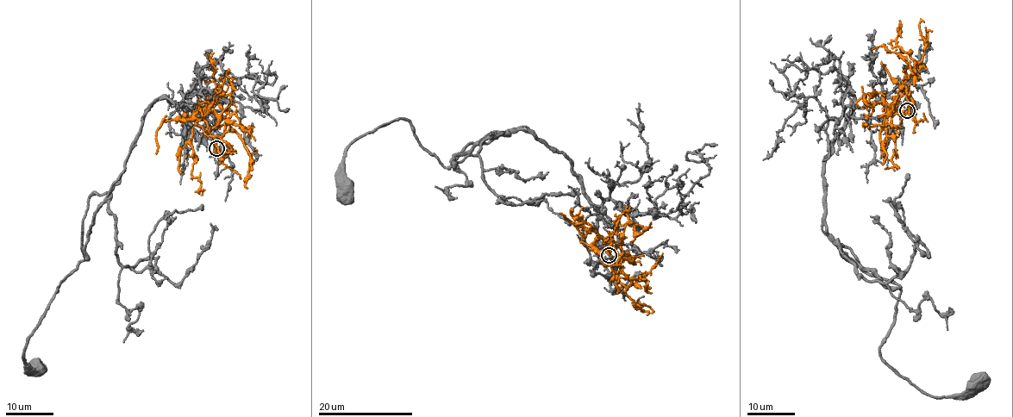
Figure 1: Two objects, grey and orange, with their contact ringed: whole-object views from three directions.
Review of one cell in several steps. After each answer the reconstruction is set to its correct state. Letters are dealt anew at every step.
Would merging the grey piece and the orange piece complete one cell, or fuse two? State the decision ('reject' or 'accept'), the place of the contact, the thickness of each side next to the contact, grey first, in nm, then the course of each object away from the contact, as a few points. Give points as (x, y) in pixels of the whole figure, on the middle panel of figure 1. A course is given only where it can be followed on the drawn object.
reject; place (609, 255); calibres 240 and 180 nm; course grey (609, 254), (618, 264), (571, 163), (526, 130), (489, 137), (447, 167), (399, 119), (349, 145), (347, 193); course orange (609, 255), (614, 241), (600, 238), (594, 241), (602, 260), (617, 279), (628, 285), (647, 274), (662, 253)

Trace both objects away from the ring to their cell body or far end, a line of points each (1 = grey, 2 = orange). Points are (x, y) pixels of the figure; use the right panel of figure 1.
1: (907, 109), (896, 86), (853, 108), (826, 159), (825, 227), (900, 289), (882, 359), (930, 395), (979, 382)
2: (907, 110), (896, 112), (884, 107), (897, 102), (915, 62), (911, 67), (884, 46), (872, 49)

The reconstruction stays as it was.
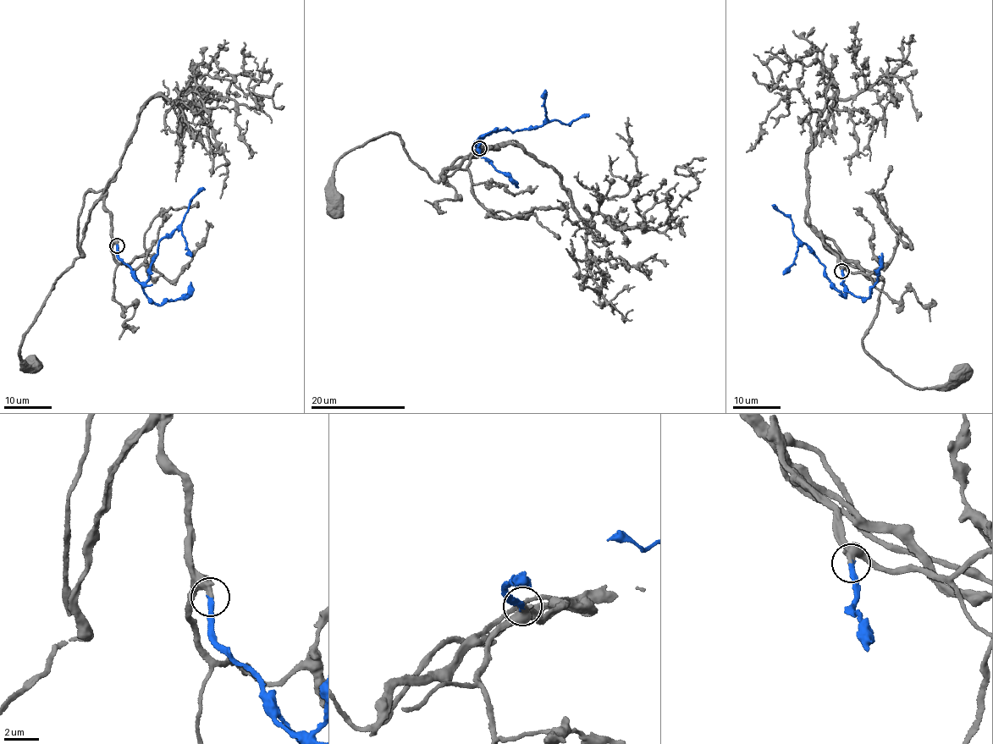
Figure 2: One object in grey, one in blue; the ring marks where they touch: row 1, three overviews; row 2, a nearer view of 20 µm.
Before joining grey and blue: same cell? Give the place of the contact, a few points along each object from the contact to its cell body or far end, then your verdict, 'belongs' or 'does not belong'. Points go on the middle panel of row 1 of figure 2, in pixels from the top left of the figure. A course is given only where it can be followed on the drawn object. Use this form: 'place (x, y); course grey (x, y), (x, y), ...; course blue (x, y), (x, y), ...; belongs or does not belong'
place (479, 148); course grey (480, 147), (492, 147), (436, 181), (388, 133), (339, 158), (336, 207); course blue (480, 147), (474, 143), (488, 135), (504, 129), (513, 133), (555, 119), (566, 124), (588, 114); belongs

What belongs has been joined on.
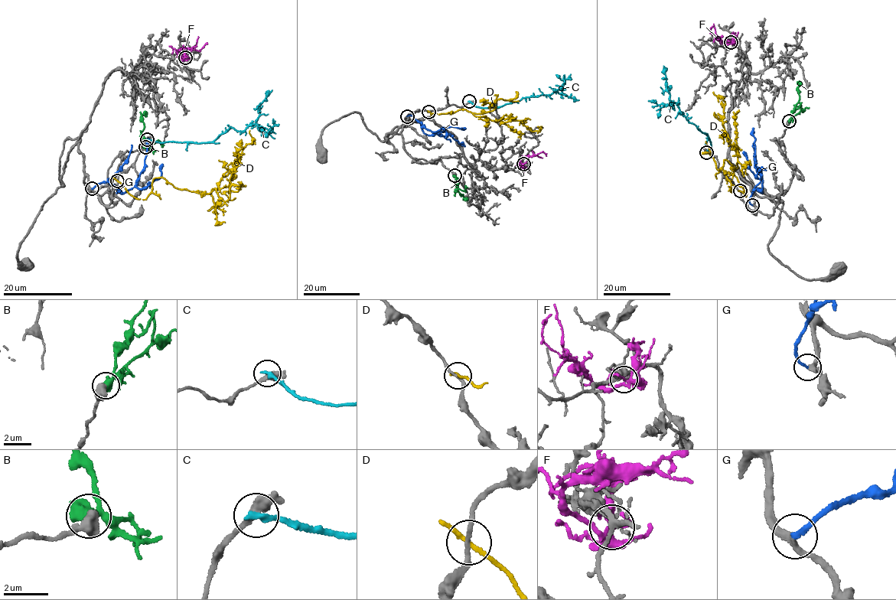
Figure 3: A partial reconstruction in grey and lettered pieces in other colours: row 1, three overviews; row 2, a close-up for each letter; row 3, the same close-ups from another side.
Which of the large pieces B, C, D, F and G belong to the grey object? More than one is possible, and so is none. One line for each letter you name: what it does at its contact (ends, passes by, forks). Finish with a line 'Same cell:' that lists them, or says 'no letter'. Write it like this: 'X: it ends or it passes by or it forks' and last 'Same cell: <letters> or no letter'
G: it ends
Same cell: G

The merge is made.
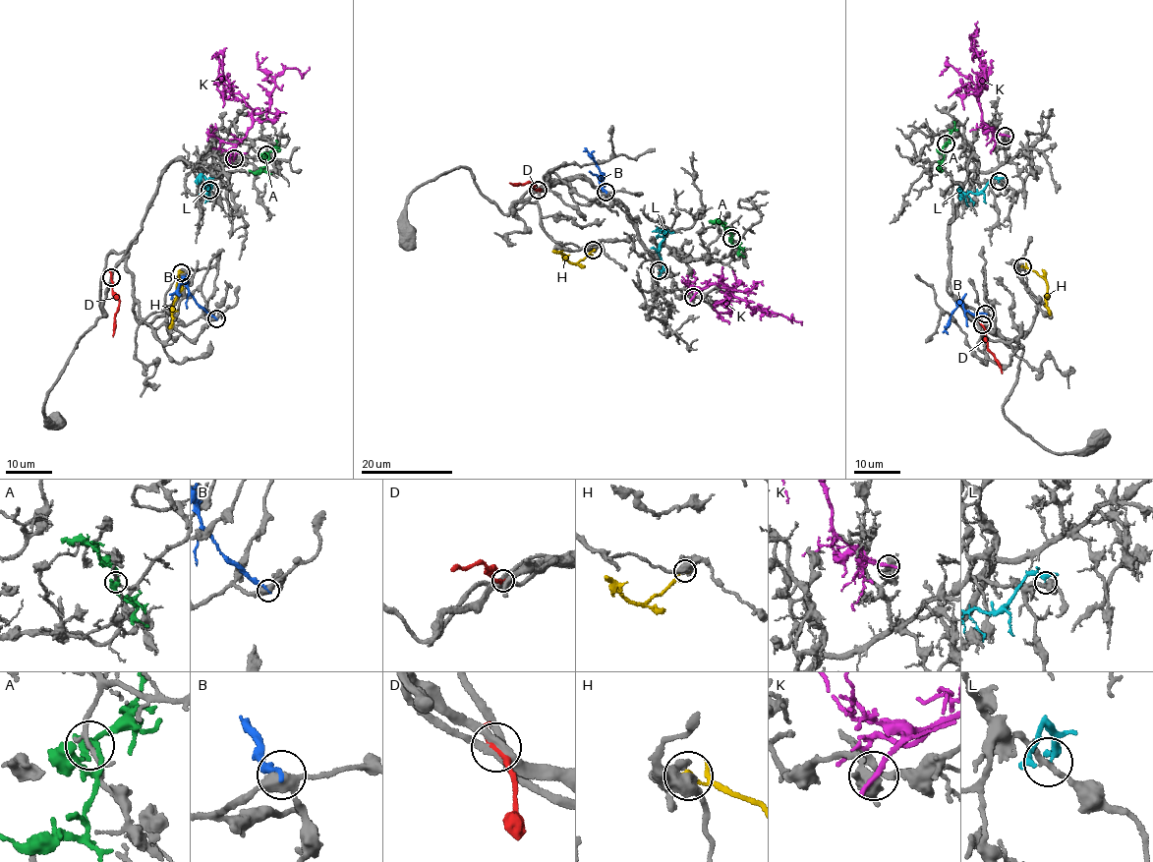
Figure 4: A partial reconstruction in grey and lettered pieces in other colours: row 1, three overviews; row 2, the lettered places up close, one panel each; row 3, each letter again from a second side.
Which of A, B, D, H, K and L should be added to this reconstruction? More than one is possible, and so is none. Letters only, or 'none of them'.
none of them

